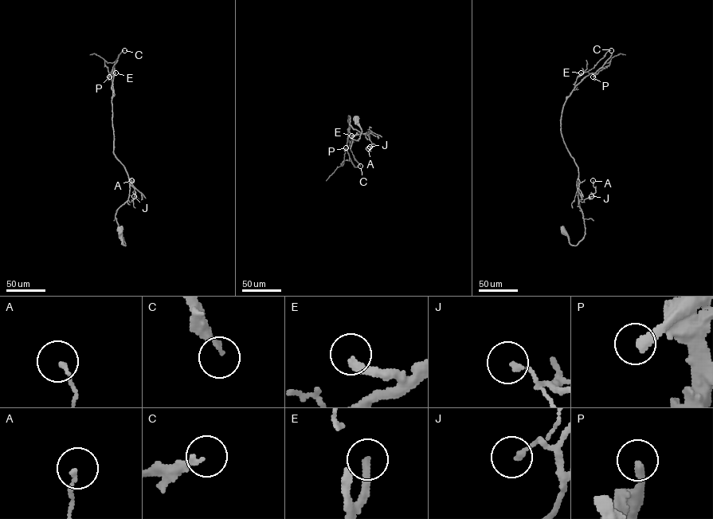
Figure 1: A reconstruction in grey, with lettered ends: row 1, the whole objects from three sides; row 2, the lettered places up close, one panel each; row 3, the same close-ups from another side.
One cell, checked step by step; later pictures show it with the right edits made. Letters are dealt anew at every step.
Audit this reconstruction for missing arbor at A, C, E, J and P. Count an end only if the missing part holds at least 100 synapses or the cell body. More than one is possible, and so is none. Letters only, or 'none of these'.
C, P

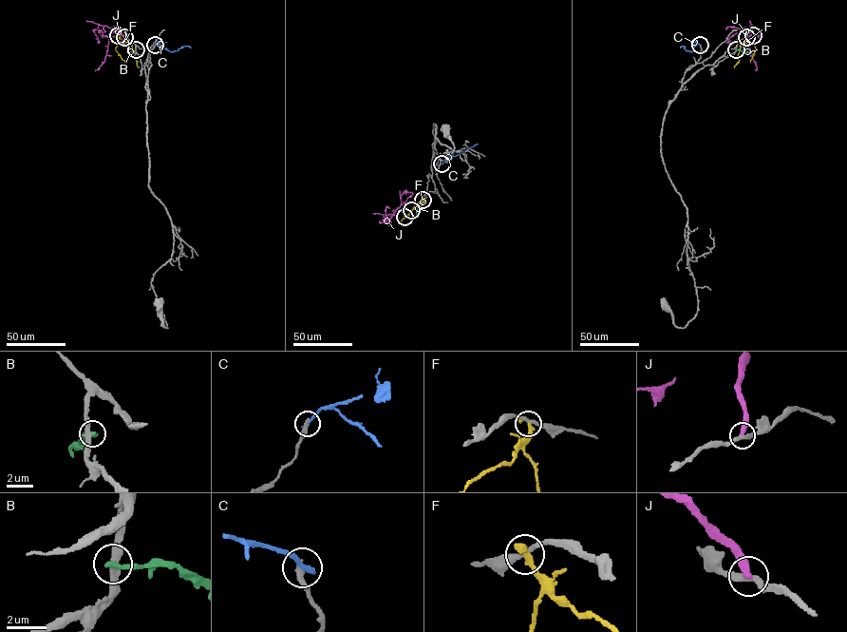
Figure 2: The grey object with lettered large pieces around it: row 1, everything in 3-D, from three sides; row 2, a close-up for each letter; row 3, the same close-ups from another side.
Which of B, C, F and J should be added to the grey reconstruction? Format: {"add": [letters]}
{"add": []}

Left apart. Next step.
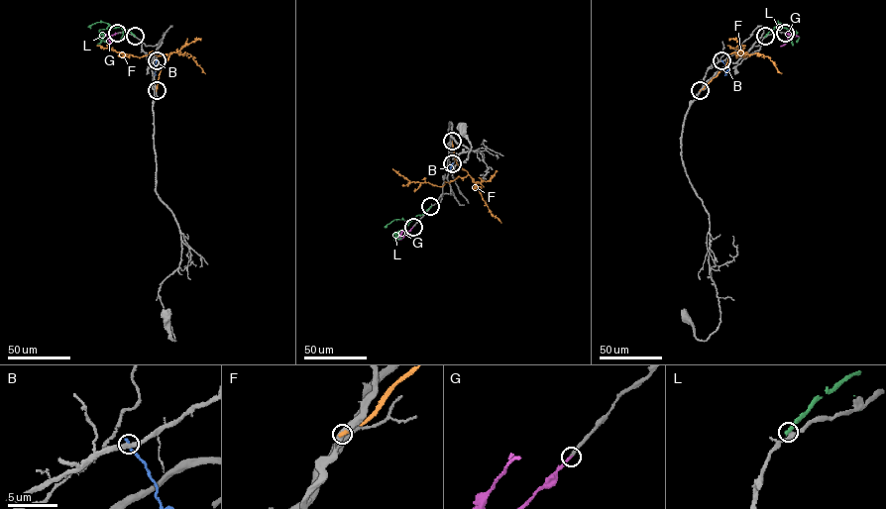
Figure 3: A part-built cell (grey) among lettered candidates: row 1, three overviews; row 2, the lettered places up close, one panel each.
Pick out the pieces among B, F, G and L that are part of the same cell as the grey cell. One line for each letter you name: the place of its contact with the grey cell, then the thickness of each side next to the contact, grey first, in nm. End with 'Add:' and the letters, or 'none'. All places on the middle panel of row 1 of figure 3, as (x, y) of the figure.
G: Touches grey at (413, 227). Thickness 170 nm (grey) against 240 nm
Add: G

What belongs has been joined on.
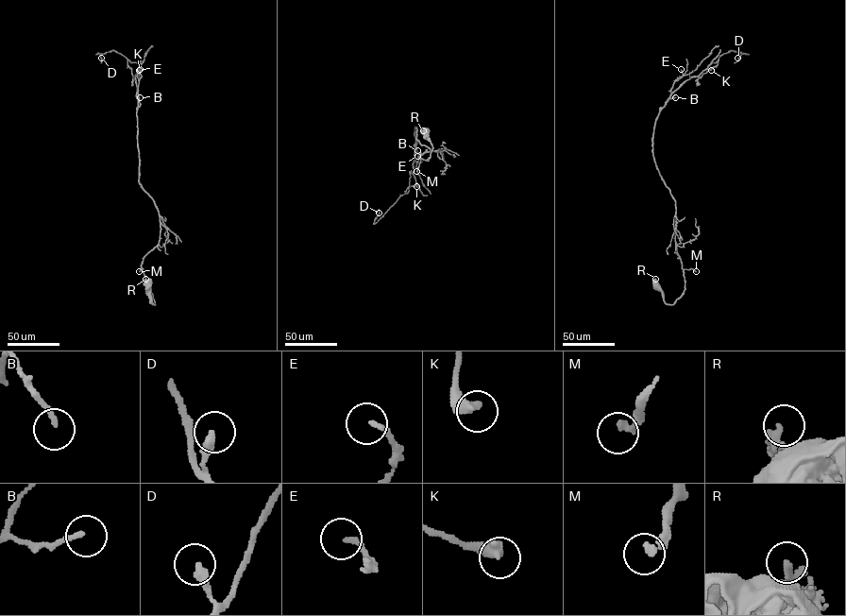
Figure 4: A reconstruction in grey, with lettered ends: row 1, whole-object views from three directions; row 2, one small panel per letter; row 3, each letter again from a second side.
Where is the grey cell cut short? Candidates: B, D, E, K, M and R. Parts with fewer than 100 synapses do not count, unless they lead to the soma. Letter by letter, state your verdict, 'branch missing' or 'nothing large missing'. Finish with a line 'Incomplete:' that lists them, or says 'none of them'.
B: nothing large missing
D: nothing large missing
E: nothing large missing
K: nothing large missing
M: nothing large missing
R: nothing large missing
Incomplete: none of them

